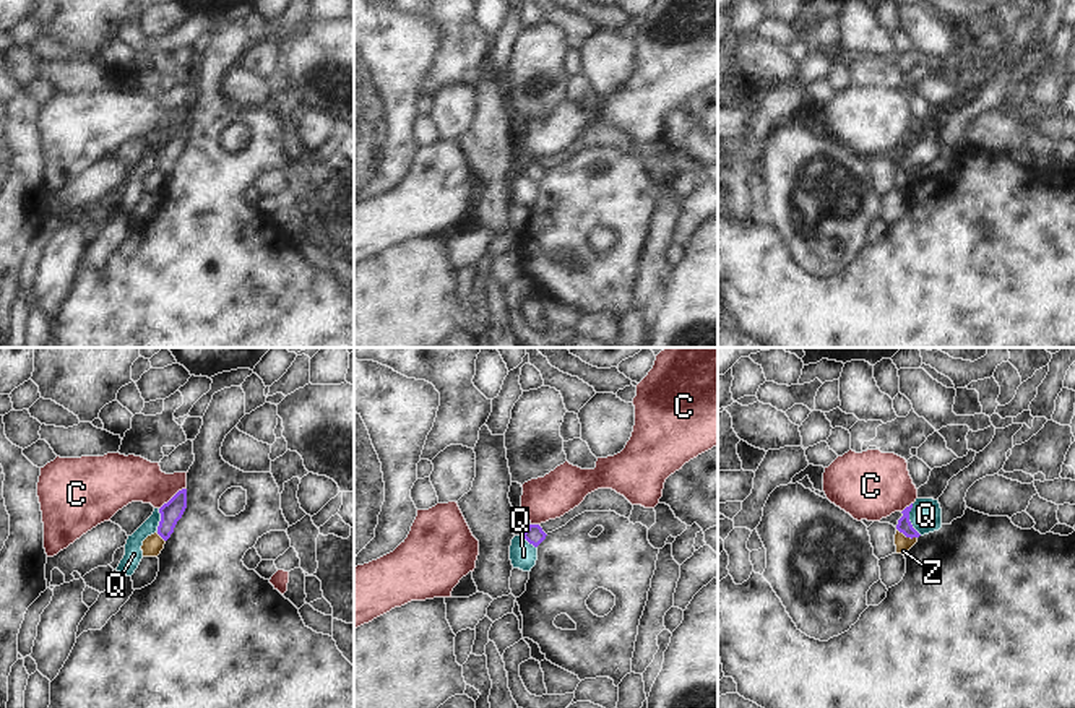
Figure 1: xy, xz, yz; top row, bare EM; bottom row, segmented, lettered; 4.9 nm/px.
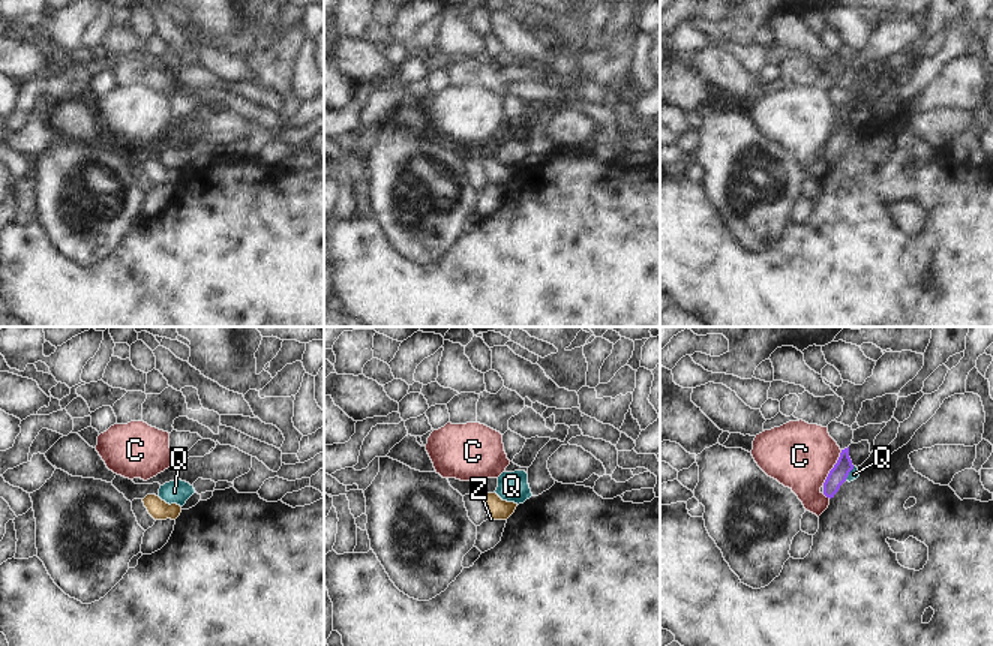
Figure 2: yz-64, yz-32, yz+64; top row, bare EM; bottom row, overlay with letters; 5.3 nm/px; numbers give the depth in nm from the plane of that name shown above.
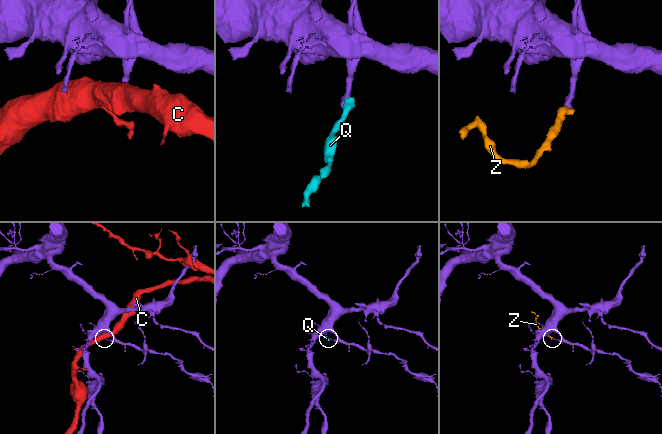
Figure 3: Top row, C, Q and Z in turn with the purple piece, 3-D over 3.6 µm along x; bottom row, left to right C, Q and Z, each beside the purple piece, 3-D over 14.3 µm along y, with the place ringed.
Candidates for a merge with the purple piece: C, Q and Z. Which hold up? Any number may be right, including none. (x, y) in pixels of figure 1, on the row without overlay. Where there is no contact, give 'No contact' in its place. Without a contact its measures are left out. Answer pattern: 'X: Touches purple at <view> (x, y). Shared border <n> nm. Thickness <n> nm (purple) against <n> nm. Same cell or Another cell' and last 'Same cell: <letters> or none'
C: Touches purple at xy (174, 132). Shared border 170 nm. Thickness 110 nm (purple) against 220 nm. Another cell
Q: Touches purple at yz (908, 156). Shared border 170 nm. Thickness 70 nm (purple) against 160 nm. Another cell
Z: Touches purple at yz (906, 172). Shared border 120 nm. Thickness 70 nm (purple) against 80 nm. Another cell
Same cell: none.

